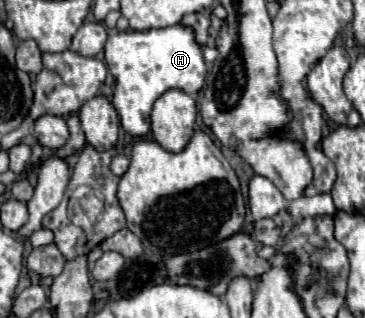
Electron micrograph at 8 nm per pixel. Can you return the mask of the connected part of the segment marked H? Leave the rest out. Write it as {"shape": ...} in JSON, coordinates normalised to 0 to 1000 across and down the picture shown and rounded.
{"shape":[[[466,82],[433,94],[345,94],[312,113],[296,113],[290,145],[290,201],[318,252],[318,283],[307,302],[307,333],[329,365],[334,403],[373,434],[389,434],[411,415],[411,346],[416,327],[466,277],[537,296],[559,270],[564,201],[553,182],[553,145],[532,119],[532,94],[510,82]]]}

